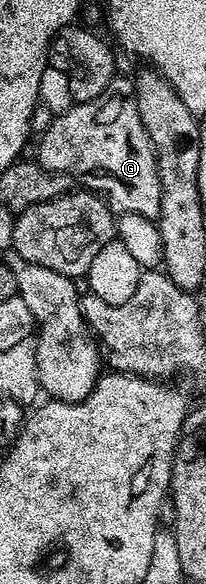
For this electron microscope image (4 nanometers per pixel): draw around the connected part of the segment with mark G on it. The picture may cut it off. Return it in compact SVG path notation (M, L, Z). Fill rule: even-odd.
M131 94L111 95L107 96L108 103L77 102L64 115L55 116L51 120L53 123L45 129L44 136L40 139L38 162L48 171L66 173L76 181L84 179L83 186L107 200L117 212L144 215L155 220L160 213L162 194L156 146L142 121L135 98Z

